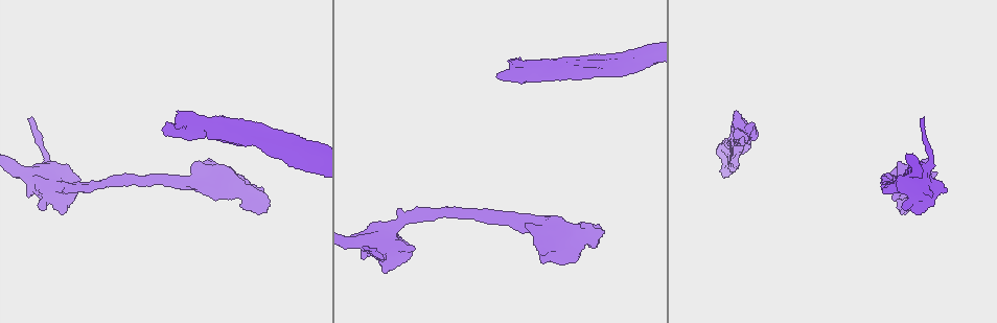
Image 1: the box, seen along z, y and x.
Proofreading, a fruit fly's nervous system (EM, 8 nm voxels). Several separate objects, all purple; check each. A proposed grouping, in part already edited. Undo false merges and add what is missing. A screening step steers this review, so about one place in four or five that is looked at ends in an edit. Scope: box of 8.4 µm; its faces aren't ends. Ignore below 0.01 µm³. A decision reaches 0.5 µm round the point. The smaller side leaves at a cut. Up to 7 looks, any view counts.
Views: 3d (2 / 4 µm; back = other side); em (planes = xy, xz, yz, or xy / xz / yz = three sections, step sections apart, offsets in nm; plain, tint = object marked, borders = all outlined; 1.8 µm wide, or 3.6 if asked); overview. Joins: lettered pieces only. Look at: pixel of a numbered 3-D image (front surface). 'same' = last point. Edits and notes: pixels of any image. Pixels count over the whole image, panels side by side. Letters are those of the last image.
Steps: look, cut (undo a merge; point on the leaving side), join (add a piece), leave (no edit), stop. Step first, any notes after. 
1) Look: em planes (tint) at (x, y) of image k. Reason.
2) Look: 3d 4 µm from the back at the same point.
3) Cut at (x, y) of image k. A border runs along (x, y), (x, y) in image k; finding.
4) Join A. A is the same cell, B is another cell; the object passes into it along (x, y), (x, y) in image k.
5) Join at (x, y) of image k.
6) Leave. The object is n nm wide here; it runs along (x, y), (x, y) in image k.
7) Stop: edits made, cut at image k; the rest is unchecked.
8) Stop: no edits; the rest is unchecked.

Look: em 3.6 µm xz step 4 (borders) at (926, 158) of image 1. Free end.

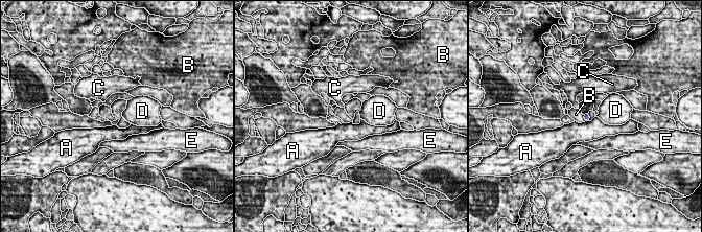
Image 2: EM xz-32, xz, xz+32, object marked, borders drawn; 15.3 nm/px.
Look: em 3.6 µm planes (borders) at the same point.

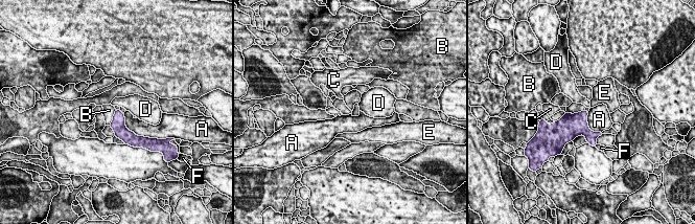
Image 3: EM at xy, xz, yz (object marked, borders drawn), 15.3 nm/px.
Leave. The longest contact is with A, 460 nm; A, B, C, D, E and F are other cells; none of them fits.

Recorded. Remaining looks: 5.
Look: em yz step 4 (plain) at (258, 206) of image 1. Branch stops here.

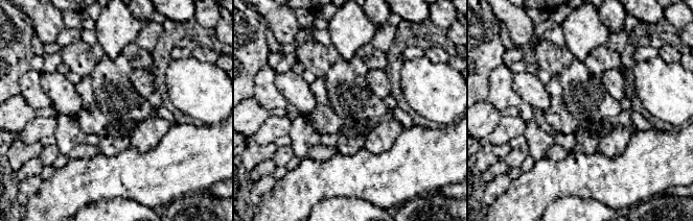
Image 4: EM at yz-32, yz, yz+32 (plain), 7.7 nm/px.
Look: em yz step 4 (borders) at the same point. What lies round it.

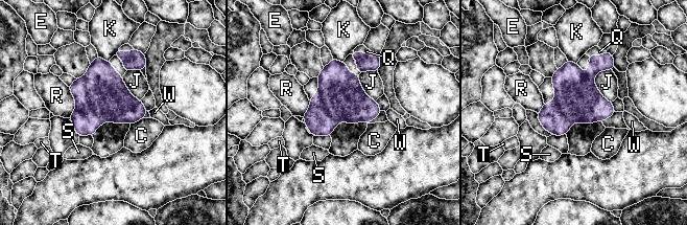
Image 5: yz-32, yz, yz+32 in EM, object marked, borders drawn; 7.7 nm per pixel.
Join Q. The object is 360 nm wide here; Q is the same cell, C, E, J, K, R, S, T and W are other cells; the object passes into it along (364, 63), (362, 52), (361, 48) in image 5; it goes on there.

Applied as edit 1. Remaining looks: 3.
Look: 3d 2 µm at (314, 154) of image 1. Calibre changes.

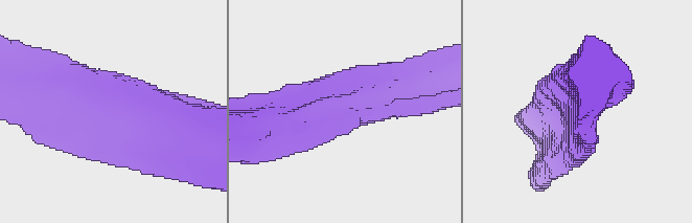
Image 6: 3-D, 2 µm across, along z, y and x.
Look: em 3.6 µm yz step 8 (tint) at (349, 105) of image 6. Shape alone is not enough.

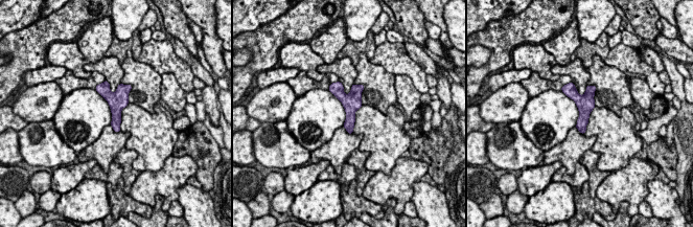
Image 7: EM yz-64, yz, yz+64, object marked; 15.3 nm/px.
Look: em 3.6 µm yz step 8 (borders) at the same point.

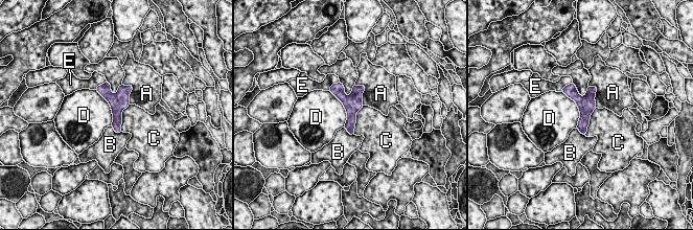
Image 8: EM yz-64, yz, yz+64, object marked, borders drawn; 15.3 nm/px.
Leave. A, B, C, D and E are other cells; a border runs along (562, 91), (578, 108), (577, 127) in image 8; all the same neuron.

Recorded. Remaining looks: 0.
Stop: edits made, join at image 5; the rest is unchecked.

